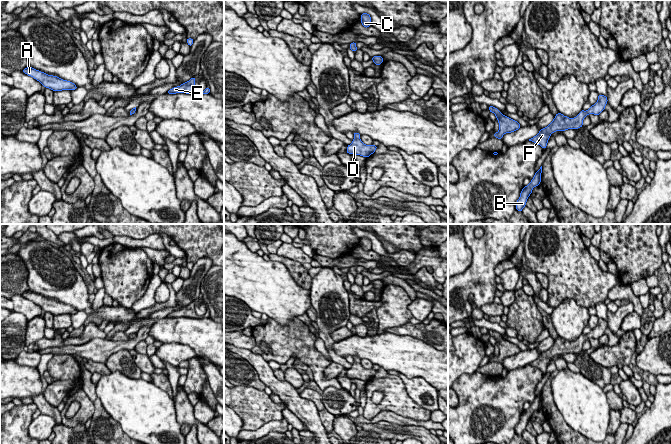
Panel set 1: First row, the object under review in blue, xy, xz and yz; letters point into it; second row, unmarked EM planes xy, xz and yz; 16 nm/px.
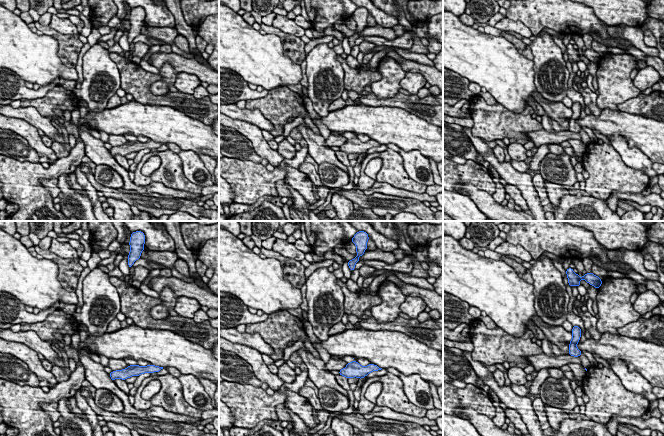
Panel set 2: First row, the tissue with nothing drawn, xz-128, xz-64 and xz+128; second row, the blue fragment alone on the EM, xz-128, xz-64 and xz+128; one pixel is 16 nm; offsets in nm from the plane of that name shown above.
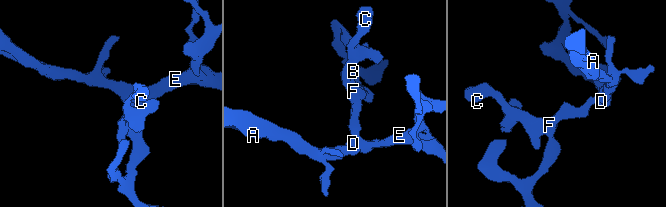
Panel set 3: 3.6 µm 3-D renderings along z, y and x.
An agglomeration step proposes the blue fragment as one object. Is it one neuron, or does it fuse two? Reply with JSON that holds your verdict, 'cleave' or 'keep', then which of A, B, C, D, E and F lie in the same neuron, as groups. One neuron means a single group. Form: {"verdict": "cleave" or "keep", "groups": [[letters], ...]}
{"verdict": "keep", "groups": [["A", "B", "C", "D", "E", "F"]]}

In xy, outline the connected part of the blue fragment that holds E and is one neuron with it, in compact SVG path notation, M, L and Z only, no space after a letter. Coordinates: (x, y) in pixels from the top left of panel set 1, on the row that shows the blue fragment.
M195 77L189 81L181 84L180 86L174 87L167 91L168 94L186 93L186 94L209 94L210 88L207 87L204 91L198 92L195 87Z

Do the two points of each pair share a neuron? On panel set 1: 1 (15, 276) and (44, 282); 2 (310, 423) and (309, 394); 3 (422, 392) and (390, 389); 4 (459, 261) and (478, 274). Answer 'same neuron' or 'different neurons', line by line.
1: different neurons
2: different neurons
3: different neurons
4: different neurons

